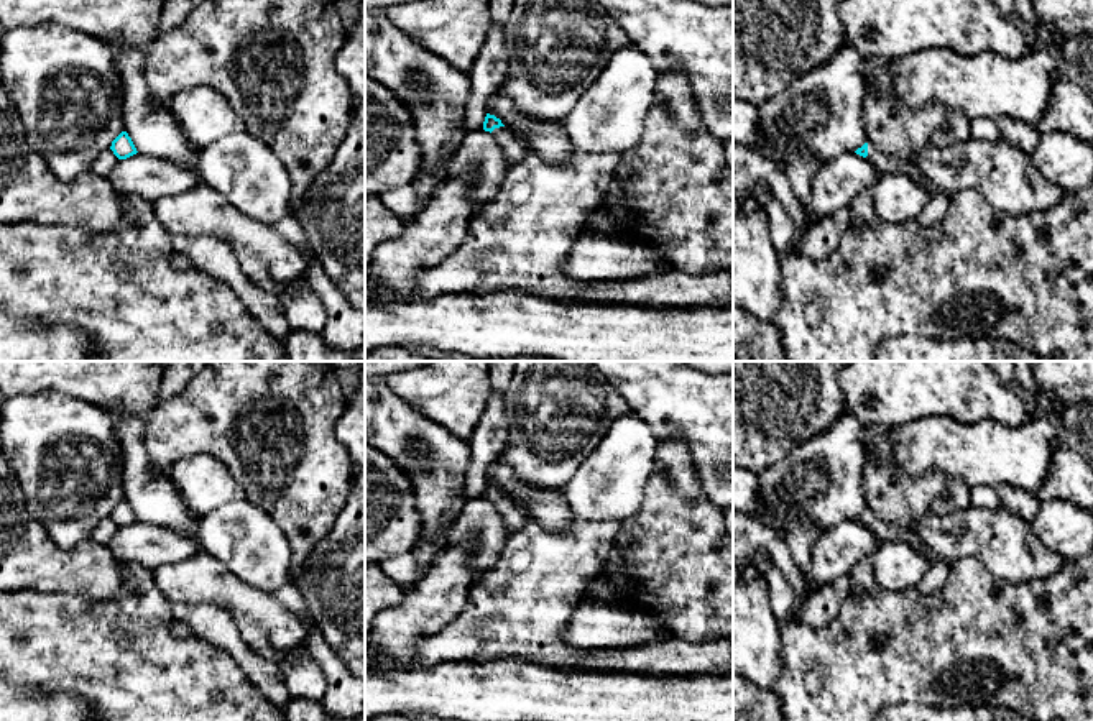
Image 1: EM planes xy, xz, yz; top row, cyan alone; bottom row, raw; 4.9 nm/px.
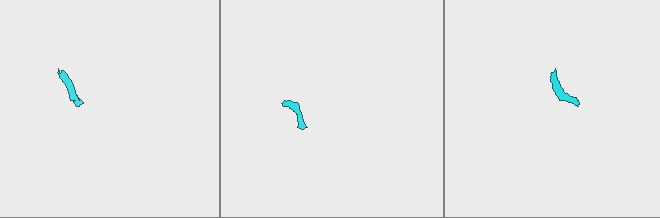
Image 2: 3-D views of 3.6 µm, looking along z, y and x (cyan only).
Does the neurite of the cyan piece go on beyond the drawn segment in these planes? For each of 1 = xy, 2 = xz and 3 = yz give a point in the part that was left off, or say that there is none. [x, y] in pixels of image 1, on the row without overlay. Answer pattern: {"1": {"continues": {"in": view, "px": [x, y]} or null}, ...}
{"1": {"continues": null}, "2": {"continues": {"in": "xz", "px": [513, 514]}}, "3": {"continues": {"in": "yz", "px": [885, 531]}}}

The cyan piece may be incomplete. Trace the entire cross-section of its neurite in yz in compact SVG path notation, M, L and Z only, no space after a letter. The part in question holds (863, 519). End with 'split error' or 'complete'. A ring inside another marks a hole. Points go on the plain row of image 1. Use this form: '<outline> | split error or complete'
M865 511L855 521L869 527L881 542L909 542L917 552L920 552L930 562L930 565L937 565L937 562L942 560L942 557L937 552L930 550L915 532L896 527L881 519L873 511Z | split error

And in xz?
M487 481L483 489L483 498L490 499L496 506L496 509L503 516L503 521L506 524L506 530L510 532L510 535L516 534L524 527L526 514L523 506L519 506L511 498L508 498L500 486Z | split error

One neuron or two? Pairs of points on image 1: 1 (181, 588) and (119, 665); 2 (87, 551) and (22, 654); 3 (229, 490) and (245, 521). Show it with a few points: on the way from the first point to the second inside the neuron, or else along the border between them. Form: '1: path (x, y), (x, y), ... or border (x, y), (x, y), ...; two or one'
1: border (152, 572), (156, 588), (171, 605); two
2: border (23, 588), (46, 593), (83, 593), (99, 598); two
3: border (245, 498), (227, 501), (201, 518); two

